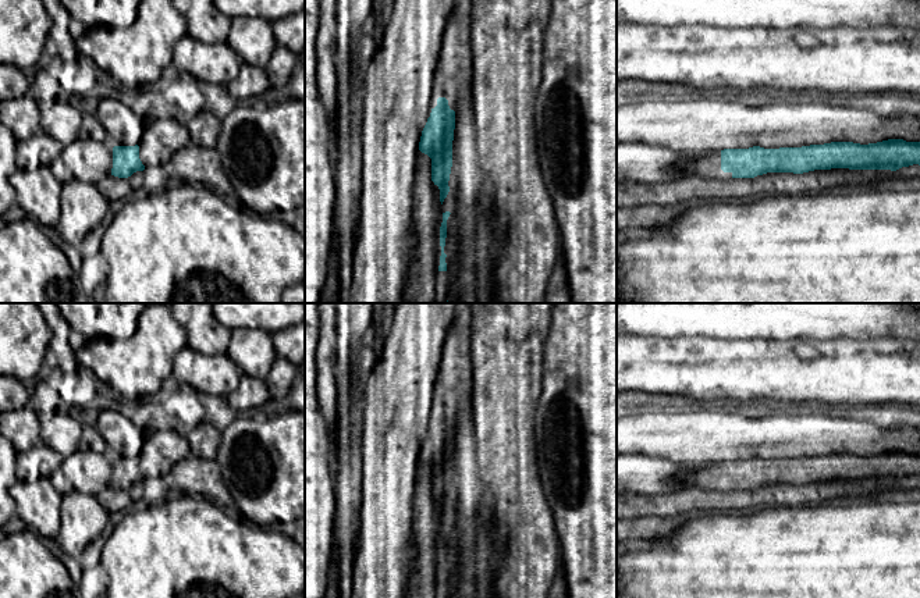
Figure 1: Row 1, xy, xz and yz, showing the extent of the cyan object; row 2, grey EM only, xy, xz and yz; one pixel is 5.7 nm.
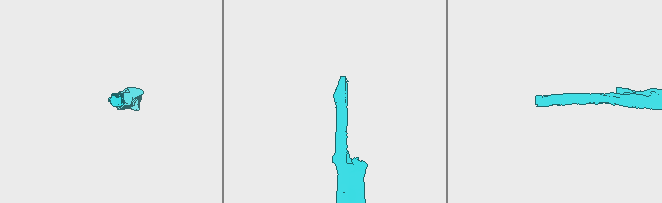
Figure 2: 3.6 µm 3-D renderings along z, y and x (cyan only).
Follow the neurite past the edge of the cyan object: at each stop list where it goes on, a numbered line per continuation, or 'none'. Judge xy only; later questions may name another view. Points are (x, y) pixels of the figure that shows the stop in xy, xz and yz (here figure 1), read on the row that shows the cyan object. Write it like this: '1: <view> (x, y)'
1: xy (162, 138)

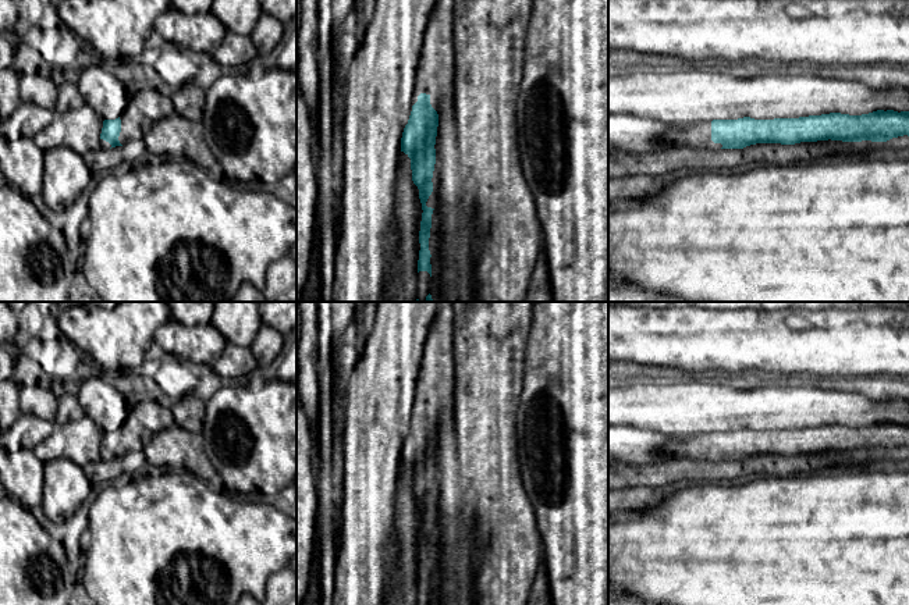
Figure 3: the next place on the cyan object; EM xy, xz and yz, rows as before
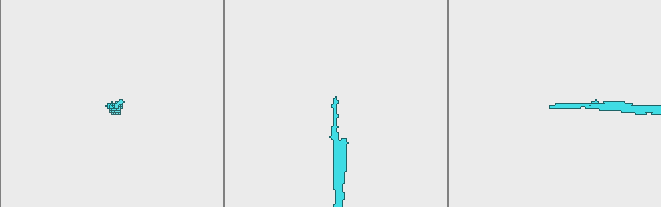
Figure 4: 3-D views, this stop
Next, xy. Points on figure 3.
1: xy (145, 107)

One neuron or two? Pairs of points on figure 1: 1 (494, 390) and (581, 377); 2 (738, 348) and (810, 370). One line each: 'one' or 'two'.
1: two
2: one

